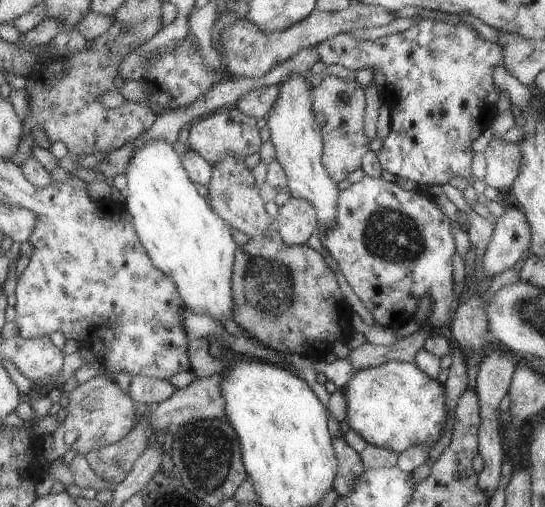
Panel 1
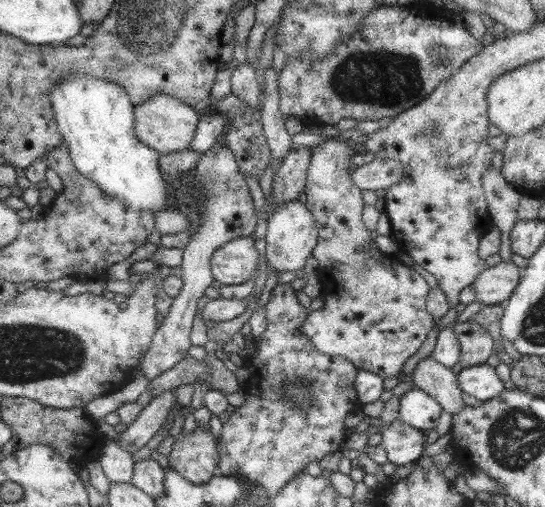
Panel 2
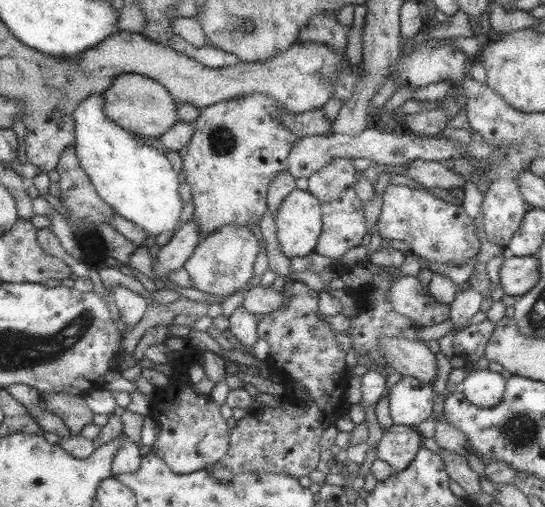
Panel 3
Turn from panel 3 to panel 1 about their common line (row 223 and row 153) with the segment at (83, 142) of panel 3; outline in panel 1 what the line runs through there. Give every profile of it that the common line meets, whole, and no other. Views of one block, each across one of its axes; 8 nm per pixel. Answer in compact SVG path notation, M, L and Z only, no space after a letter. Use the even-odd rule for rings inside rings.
M149 140L135 148L124 174L127 184L123 205L132 216L135 232L154 267L171 277L188 312L208 316L223 327L227 319L233 318L235 308L230 278L233 274L233 250L238 246L233 244L227 224L211 210L203 196L199 196L193 181L187 178L187 171L181 166L181 161L182 158L177 156L171 144L161 140Z

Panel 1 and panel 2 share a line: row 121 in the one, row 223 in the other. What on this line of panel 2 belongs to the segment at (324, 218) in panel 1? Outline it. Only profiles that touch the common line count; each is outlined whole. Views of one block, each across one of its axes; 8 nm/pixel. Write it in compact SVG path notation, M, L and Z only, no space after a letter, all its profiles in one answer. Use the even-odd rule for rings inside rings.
M298 200L285 202L277 206L275 210L266 218L265 231L265 260L271 270L281 272L298 272L309 256L312 256L311 250L318 242L318 222L310 209Z

